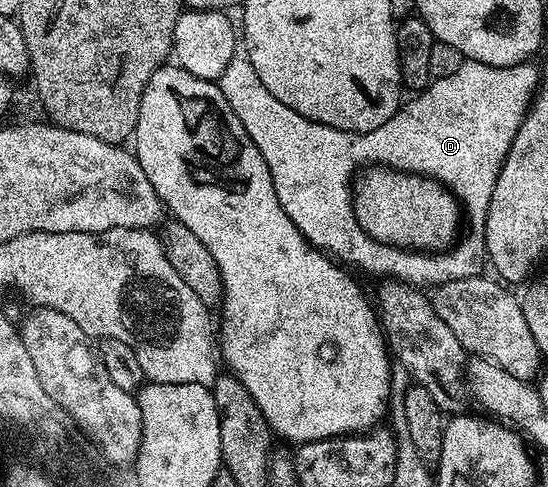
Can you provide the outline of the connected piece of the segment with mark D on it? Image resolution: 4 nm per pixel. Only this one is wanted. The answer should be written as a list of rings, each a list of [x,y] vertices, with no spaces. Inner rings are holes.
[[[247,57],[229,58],[218,80],[230,109],[240,118],[252,144],[260,151],[268,166],[272,191],[279,196],[280,208],[308,243],[319,250],[348,255],[348,259],[360,259],[360,263],[368,263],[371,267],[396,267],[398,273],[410,277],[413,285],[439,285],[477,274],[476,259],[485,258],[485,217],[497,173],[524,119],[524,112],[530,106],[524,91],[510,95],[474,95],[470,91],[470,81],[472,71],[468,69],[466,61],[458,73],[432,79],[427,87],[407,100],[412,107],[412,123],[420,119],[420,127],[424,127],[424,135],[420,135],[420,139],[412,139],[412,151],[416,151],[412,159],[416,159],[416,167],[420,167],[420,159],[424,159],[424,171],[435,172],[457,190],[466,192],[465,203],[468,203],[472,218],[472,234],[464,239],[463,246],[452,252],[444,252],[441,258],[411,255],[407,259],[380,251],[380,247],[372,247],[372,243],[364,243],[364,239],[356,235],[356,227],[352,227],[352,219],[348,215],[342,185],[344,177],[350,174],[348,163],[352,163],[352,155],[360,159],[360,155],[364,155],[364,147],[372,147],[372,143],[356,143],[356,151],[352,151],[352,133],[339,131],[337,127],[328,127],[324,123],[315,123],[313,119],[282,105],[282,101],[278,101],[278,97],[274,97],[274,93],[262,85],[260,74]]]

